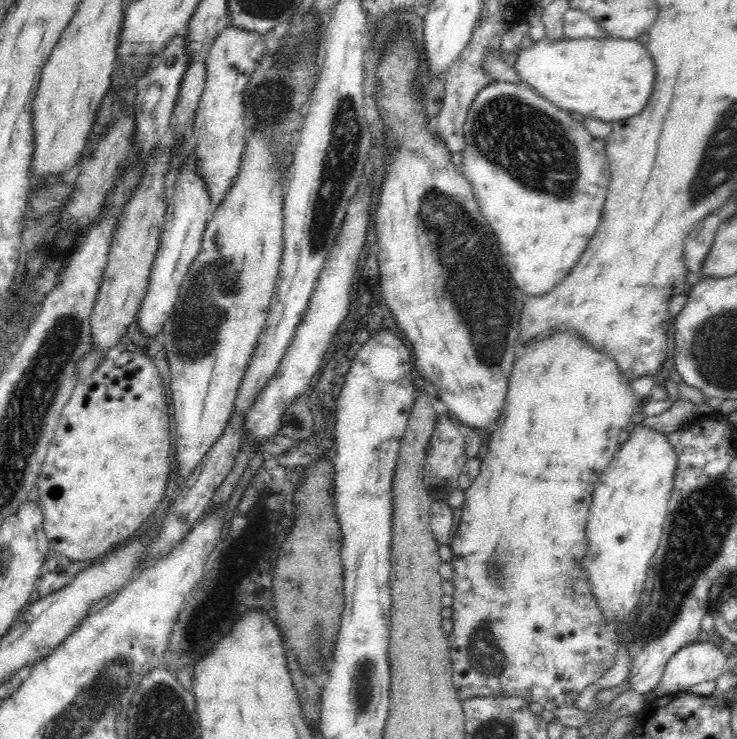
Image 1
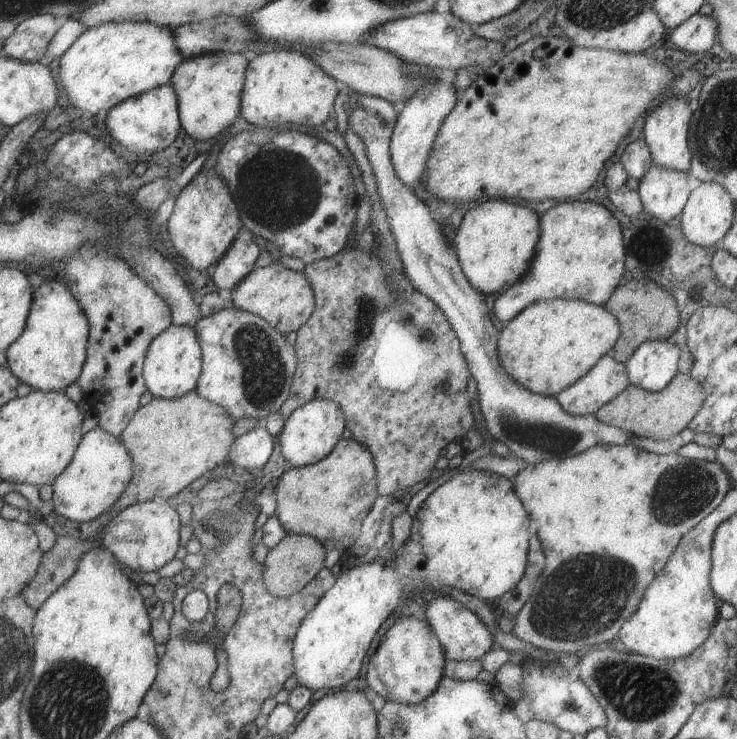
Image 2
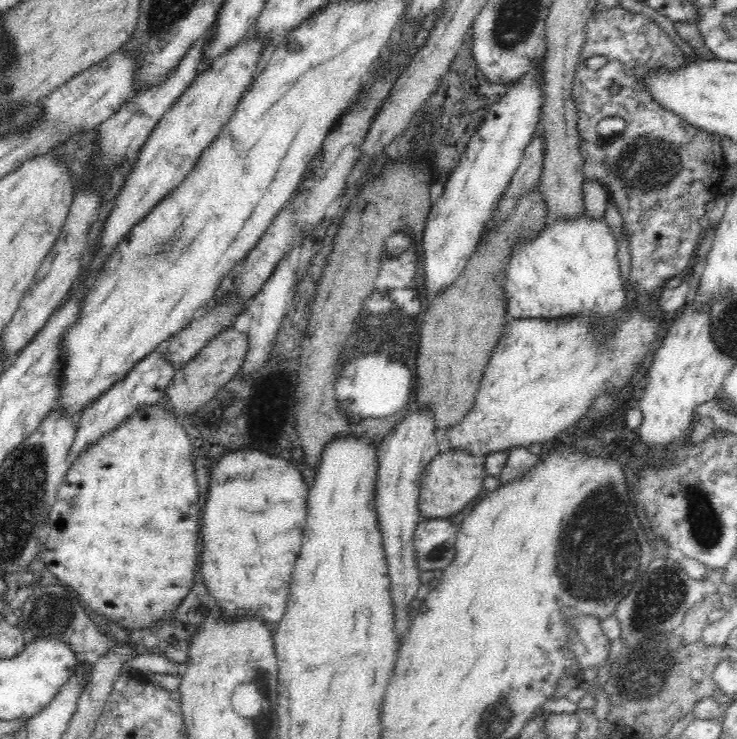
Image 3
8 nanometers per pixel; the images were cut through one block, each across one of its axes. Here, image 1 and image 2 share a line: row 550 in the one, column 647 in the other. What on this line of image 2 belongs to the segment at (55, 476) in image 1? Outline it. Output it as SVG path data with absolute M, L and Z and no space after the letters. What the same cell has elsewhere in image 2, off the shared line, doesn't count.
M530 38L525 43L504 53L501 58L485 69L468 87L462 91L456 90L457 100L455 106L443 119L435 140L428 152L424 164L424 174L420 184L429 194L438 201L451 203L456 207L465 202L481 202L489 199L523 198L523 200L575 200L585 192L597 178L601 166L612 155L618 142L628 133L635 119L641 112L649 112L651 106L655 106L662 97L667 94L667 84L671 80L671 72L665 63L645 56L643 53L621 53L619 51L607 51L595 47L581 48L569 40L561 38Z

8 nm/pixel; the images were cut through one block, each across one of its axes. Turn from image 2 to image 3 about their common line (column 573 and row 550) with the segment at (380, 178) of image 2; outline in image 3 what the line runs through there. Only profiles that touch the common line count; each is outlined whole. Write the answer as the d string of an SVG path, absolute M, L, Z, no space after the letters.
M447 518L421 519L414 532L415 559L421 571L439 573L452 562L457 530Z

